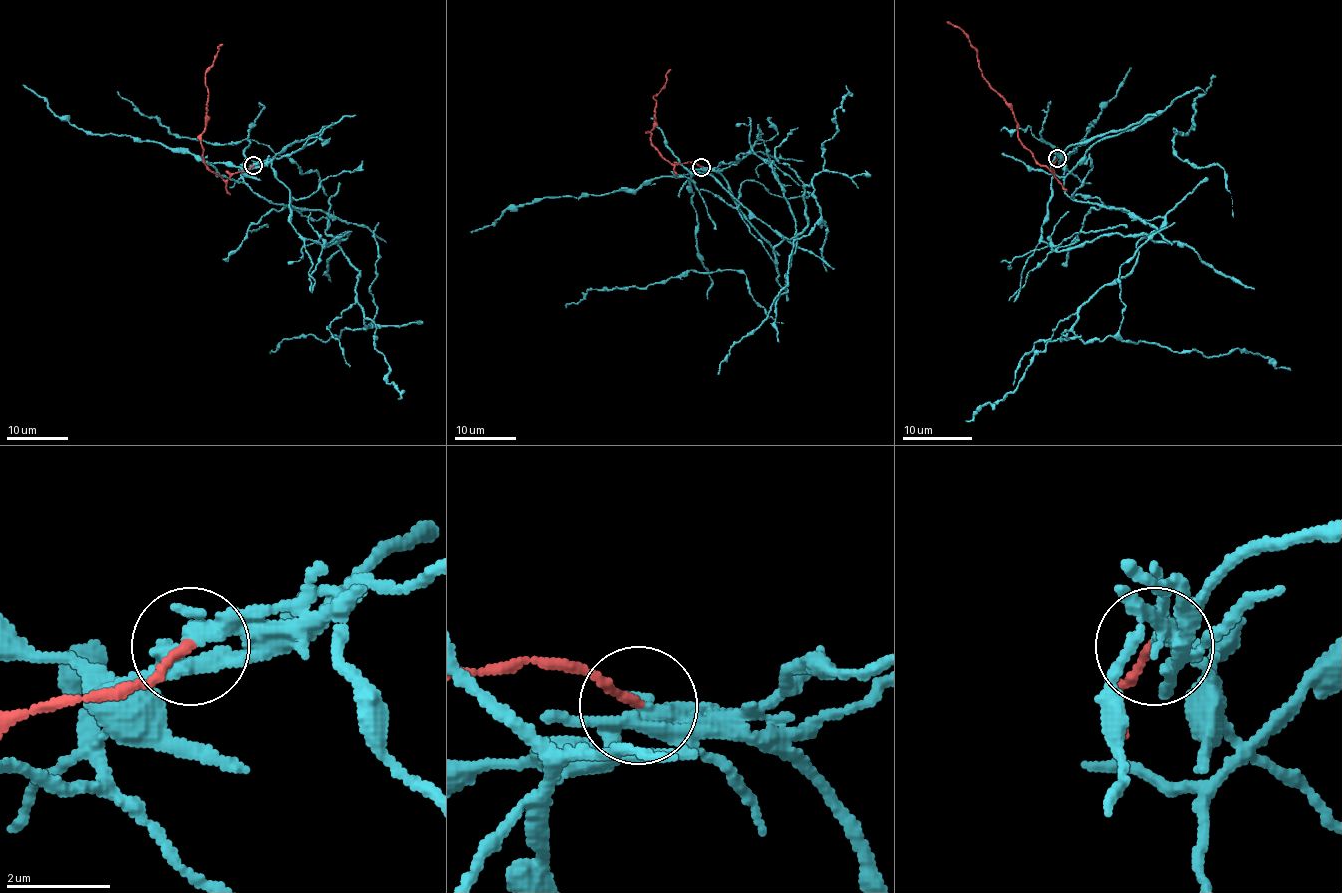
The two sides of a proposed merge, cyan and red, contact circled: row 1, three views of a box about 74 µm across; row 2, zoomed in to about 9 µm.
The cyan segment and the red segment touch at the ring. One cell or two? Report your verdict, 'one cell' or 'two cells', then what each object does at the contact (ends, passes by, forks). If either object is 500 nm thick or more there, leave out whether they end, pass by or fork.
two cells; cyan forks there; red ends there

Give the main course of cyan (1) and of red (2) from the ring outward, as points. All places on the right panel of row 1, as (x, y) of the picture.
1: (1058, 158), (1070, 197), (1124, 207), (1159, 232), (1120, 266), (1122, 339), (1209, 357), (1235, 348), (1291, 371)
2: (1058, 158), (1054, 174), (1033, 157), (1018, 136), (1012, 108), (985, 78), (964, 33), (946, 21)

